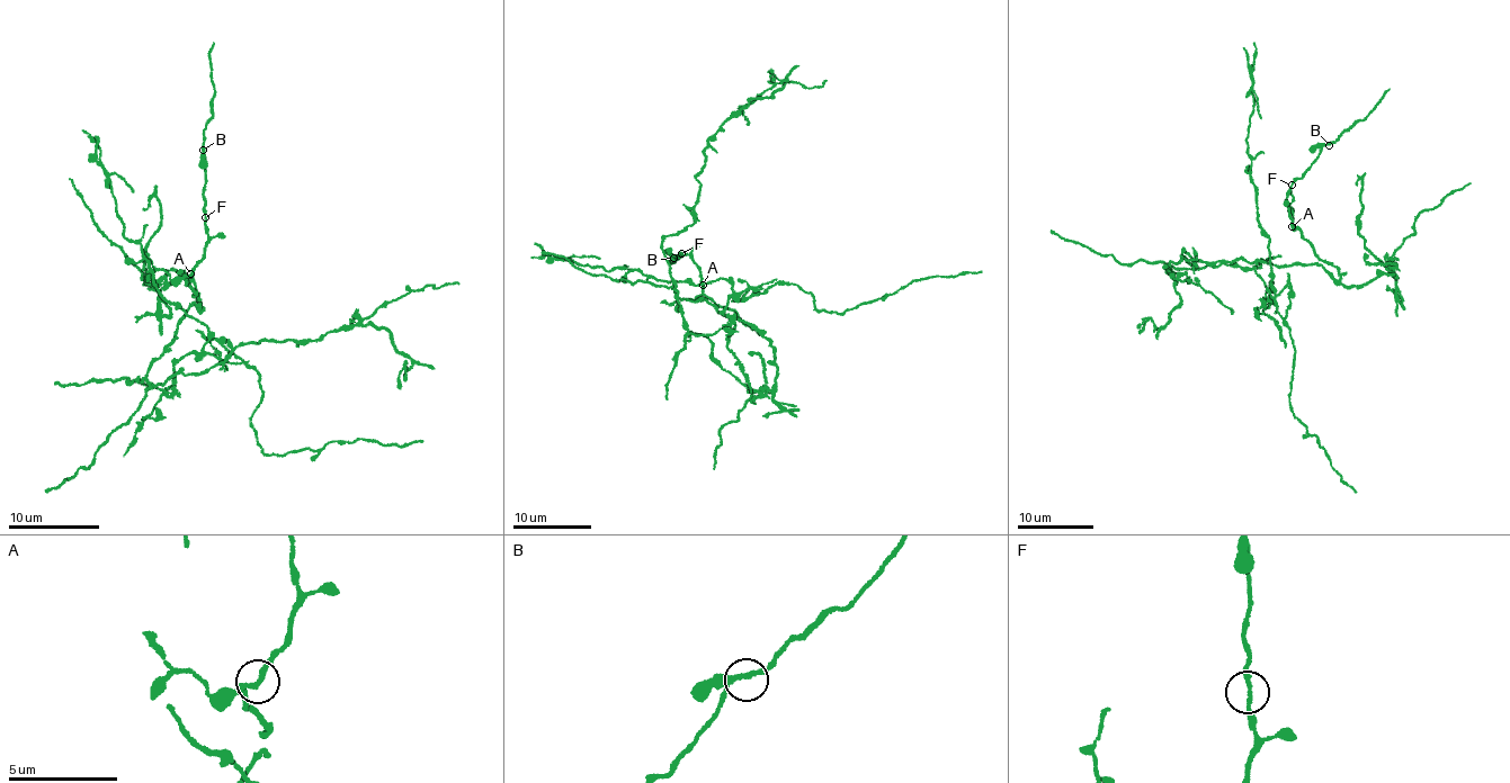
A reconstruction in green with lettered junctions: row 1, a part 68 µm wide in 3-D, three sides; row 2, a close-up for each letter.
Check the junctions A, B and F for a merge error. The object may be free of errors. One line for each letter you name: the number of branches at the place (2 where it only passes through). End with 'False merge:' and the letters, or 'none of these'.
A: branches 2
False merge: A

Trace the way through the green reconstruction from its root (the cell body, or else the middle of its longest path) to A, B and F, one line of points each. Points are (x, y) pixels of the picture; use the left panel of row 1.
A: (131, 381), (142, 381), (153, 361), (170, 345), (196, 294), (187, 284), (185, 276), (190, 275)
B: (131, 381), (142, 381), (153, 361), (167, 350), (196, 294), (185, 276), (203, 258), (208, 242), (203, 150)
F: (131, 381), (142, 381), (148, 375), (191, 305), (196, 294), (185, 276), (203, 258), (208, 242), (204, 217)

